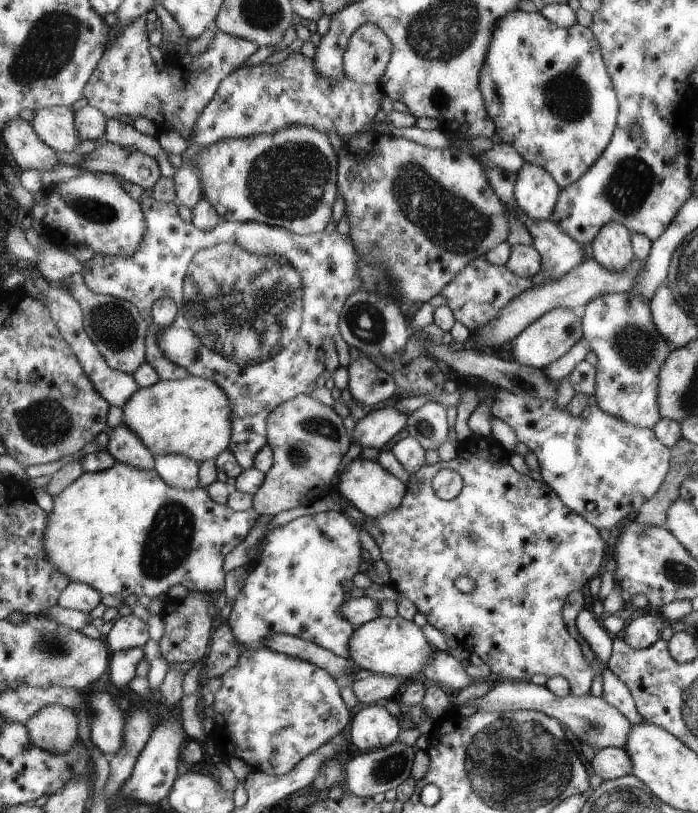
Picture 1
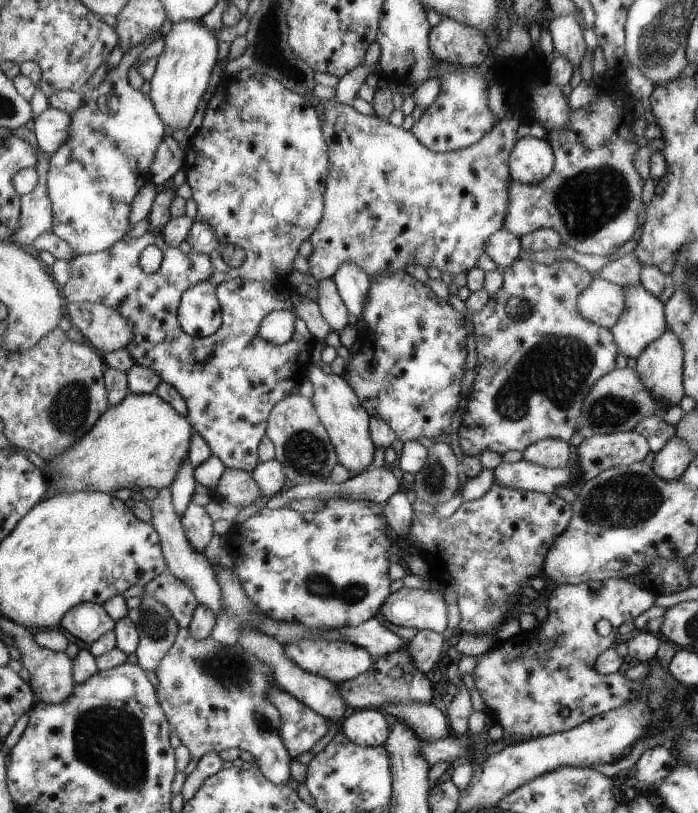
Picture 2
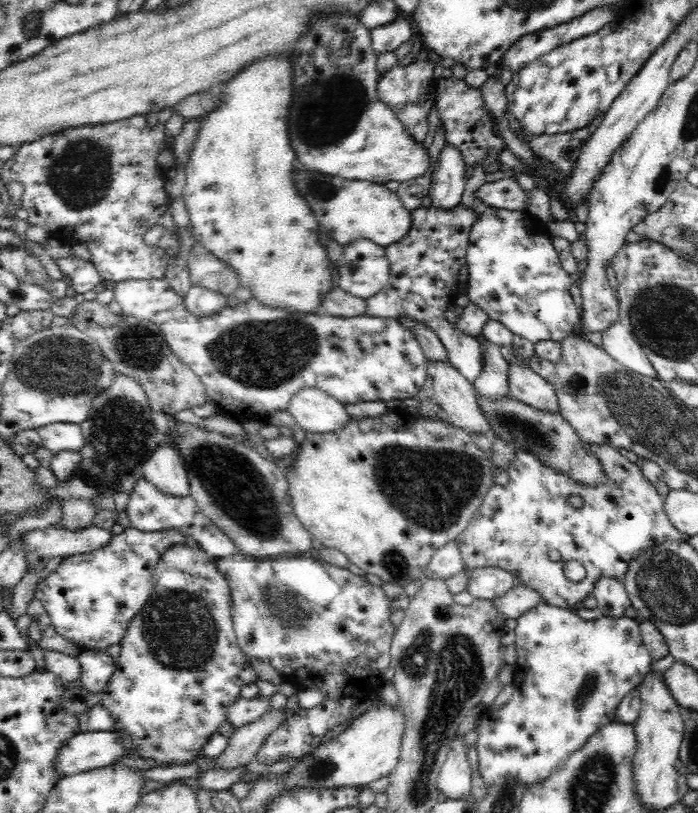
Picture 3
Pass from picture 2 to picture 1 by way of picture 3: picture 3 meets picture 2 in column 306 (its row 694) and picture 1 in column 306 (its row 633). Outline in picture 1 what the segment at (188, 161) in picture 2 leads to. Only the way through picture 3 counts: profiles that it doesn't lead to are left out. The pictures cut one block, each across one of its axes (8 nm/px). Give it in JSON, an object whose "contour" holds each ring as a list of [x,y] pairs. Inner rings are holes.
{"contour":[[[292,124],[270,134],[252,134],[251,137],[224,138],[204,148],[194,156],[192,162],[200,170],[203,197],[210,200],[224,221],[258,221],[274,227],[284,227],[300,236],[318,234],[332,218],[332,204],[336,198],[336,158],[334,148],[326,133],[304,124]]]}

